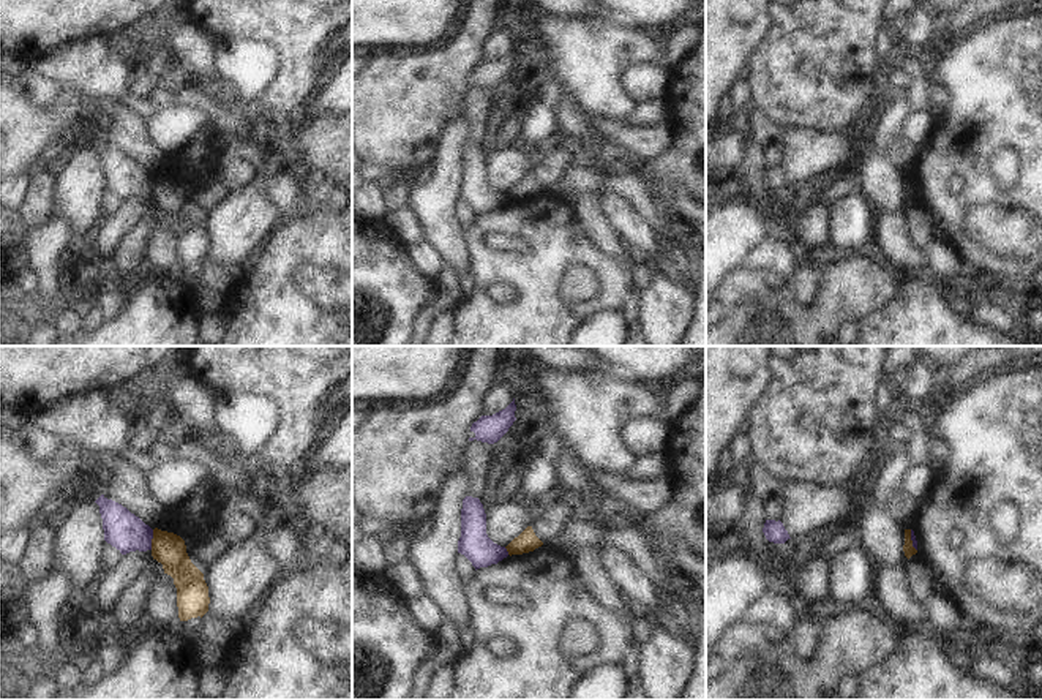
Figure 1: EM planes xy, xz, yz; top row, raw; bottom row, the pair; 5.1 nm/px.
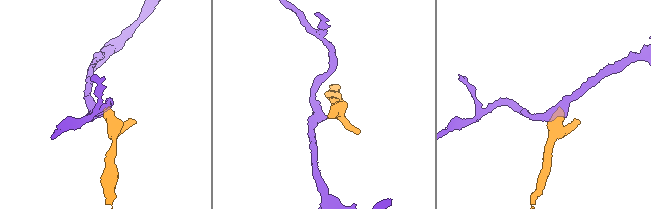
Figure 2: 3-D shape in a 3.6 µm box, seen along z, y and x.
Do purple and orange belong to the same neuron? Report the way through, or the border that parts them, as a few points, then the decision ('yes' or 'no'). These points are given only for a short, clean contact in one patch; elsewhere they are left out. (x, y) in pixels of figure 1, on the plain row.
border along xy (153, 176), (150, 195); no

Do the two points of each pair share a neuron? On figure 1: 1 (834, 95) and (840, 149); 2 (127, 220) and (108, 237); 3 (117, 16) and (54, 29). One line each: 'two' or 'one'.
1: two
2: one
3: one

